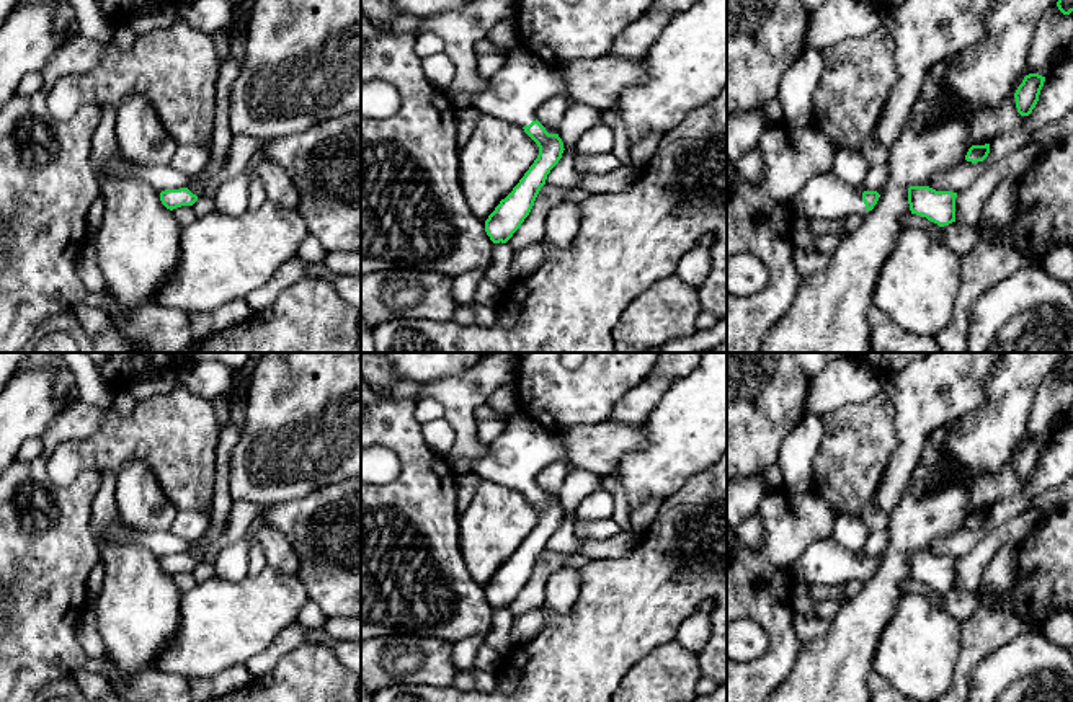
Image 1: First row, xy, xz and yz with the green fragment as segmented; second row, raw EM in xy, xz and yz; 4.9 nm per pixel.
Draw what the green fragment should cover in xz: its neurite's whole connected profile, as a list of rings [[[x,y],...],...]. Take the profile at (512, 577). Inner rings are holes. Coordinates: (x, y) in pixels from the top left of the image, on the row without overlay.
[[[518,410],[510,416],[505,431],[488,444],[487,454],[474,464],[474,473],[482,480],[492,480],[521,491],[539,513],[539,521],[534,529],[485,586],[485,598],[493,609],[506,609],[521,593],[524,584],[529,581],[541,553],[545,550],[547,540],[562,524],[565,516],[562,504],[559,500],[549,500],[536,485],[537,472],[552,462],[563,462],[568,470],[572,469],[560,434],[545,429]]]

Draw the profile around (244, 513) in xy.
[[[234,501],[229,513],[227,531],[206,550],[204,560],[216,560],[216,555],[229,544],[238,540],[256,518],[261,518],[271,504],[256,504],[250,501]]]

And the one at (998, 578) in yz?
[[[1011,545],[1000,547],[983,573],[983,588],[991,598],[991,606],[995,609],[1003,606],[1004,596],[1011,591],[1016,580],[1016,570],[1016,549]]]

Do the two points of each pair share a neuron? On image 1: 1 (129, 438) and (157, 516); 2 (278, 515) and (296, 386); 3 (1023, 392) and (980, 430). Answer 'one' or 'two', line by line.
1: two
2: two
3: one

